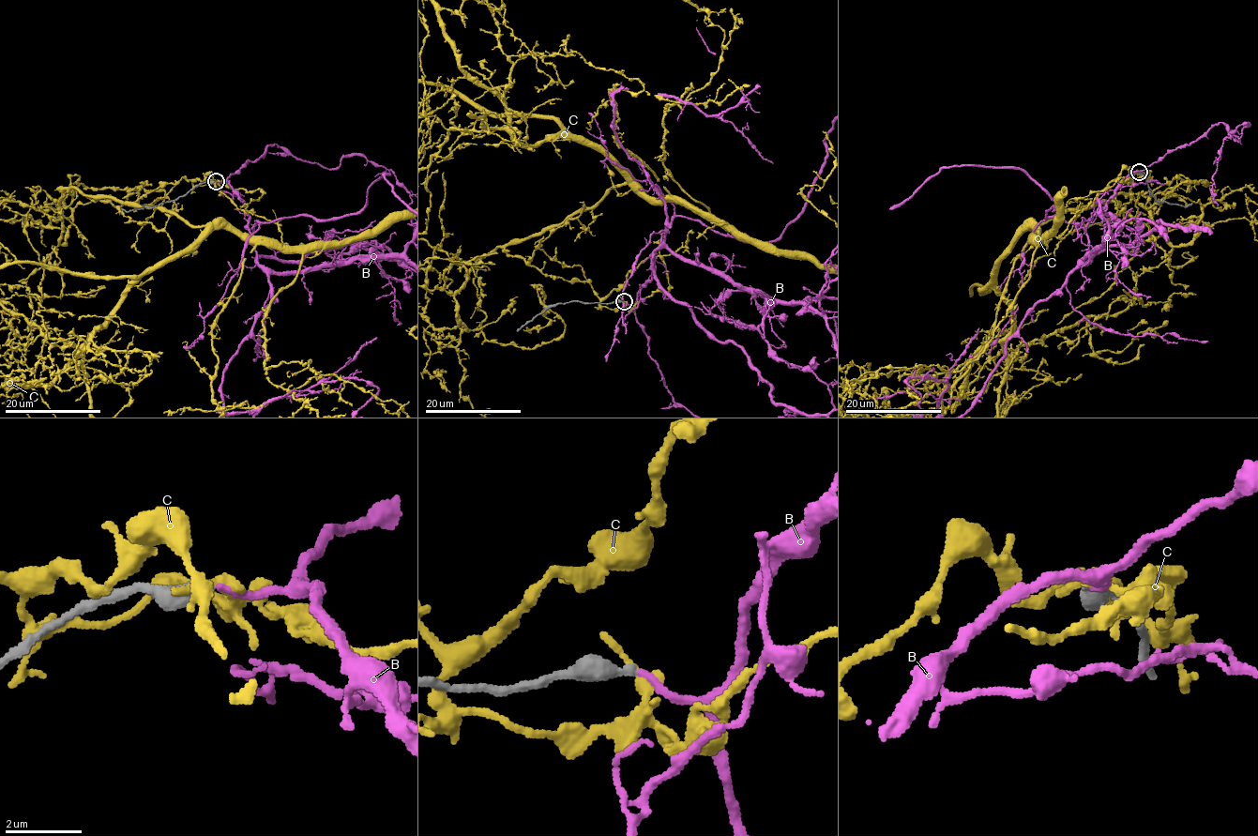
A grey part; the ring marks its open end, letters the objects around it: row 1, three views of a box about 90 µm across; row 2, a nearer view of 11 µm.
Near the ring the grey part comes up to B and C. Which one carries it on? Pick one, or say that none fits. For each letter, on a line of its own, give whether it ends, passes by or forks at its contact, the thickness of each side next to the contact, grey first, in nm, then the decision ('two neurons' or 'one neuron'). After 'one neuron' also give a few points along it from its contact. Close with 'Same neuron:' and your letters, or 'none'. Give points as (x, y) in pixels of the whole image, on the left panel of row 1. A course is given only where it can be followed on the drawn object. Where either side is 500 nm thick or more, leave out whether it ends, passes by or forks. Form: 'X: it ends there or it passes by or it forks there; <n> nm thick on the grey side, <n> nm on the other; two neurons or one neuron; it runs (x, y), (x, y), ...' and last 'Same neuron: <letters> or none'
B: it ends there; 320 nm thick on the grey side, 190 nm on the other; one neuron; it runs (217, 181), (246, 207), (251, 234), (255, 221), (358, 214), (387, 174)
C: it ends there; 360 nm thick on the grey side, 400 nm on the other; two neurons
Same neuron: B

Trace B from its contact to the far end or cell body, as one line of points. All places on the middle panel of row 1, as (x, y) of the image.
B: (625, 301), (652, 278), (674, 217), (748, 242), (780, 235)

